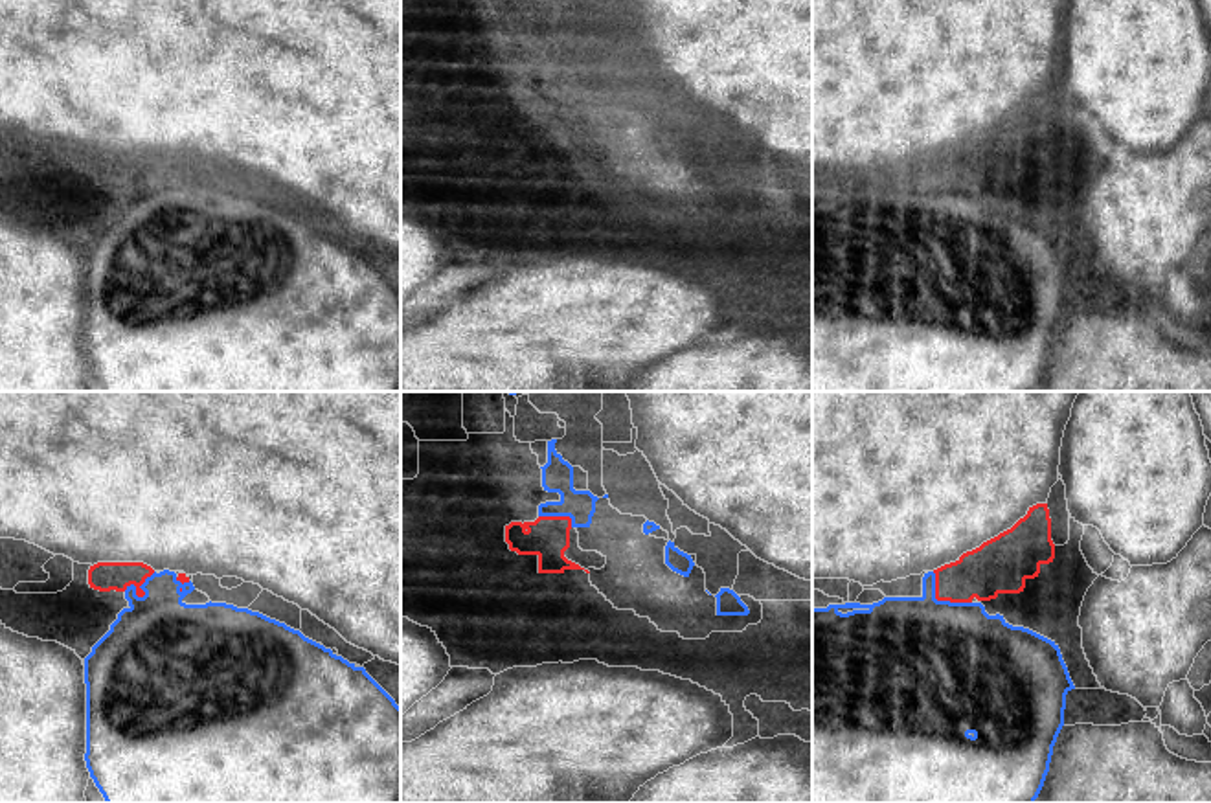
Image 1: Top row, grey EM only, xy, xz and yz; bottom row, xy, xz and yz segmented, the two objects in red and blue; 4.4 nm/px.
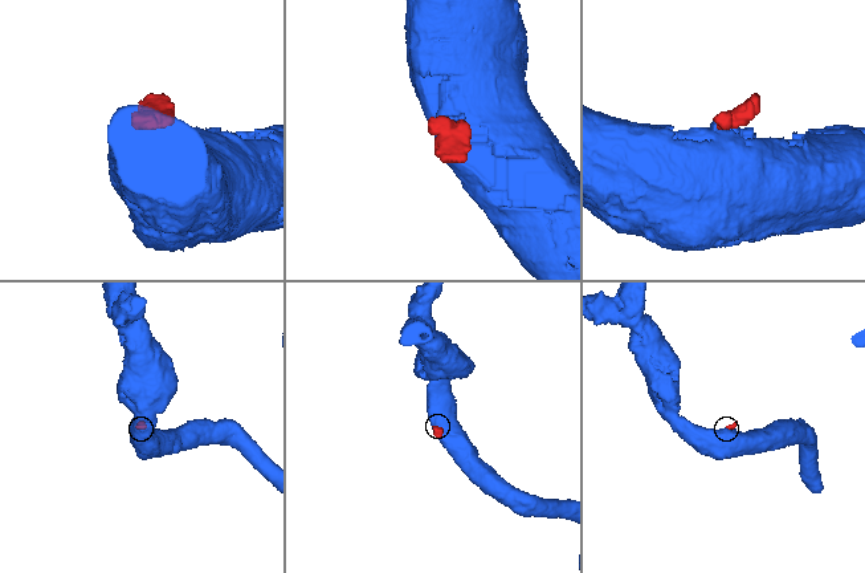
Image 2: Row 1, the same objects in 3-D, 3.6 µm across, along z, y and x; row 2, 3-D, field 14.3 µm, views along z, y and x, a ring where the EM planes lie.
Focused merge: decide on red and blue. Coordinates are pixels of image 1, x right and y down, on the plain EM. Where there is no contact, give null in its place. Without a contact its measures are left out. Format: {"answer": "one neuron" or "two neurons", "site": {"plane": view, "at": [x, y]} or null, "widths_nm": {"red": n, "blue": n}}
{"answer": "two neurons", "site": {"plane": "yz", "at": [941, 188]}, "widths_nm": {"red": 220, "blue": 500}}

